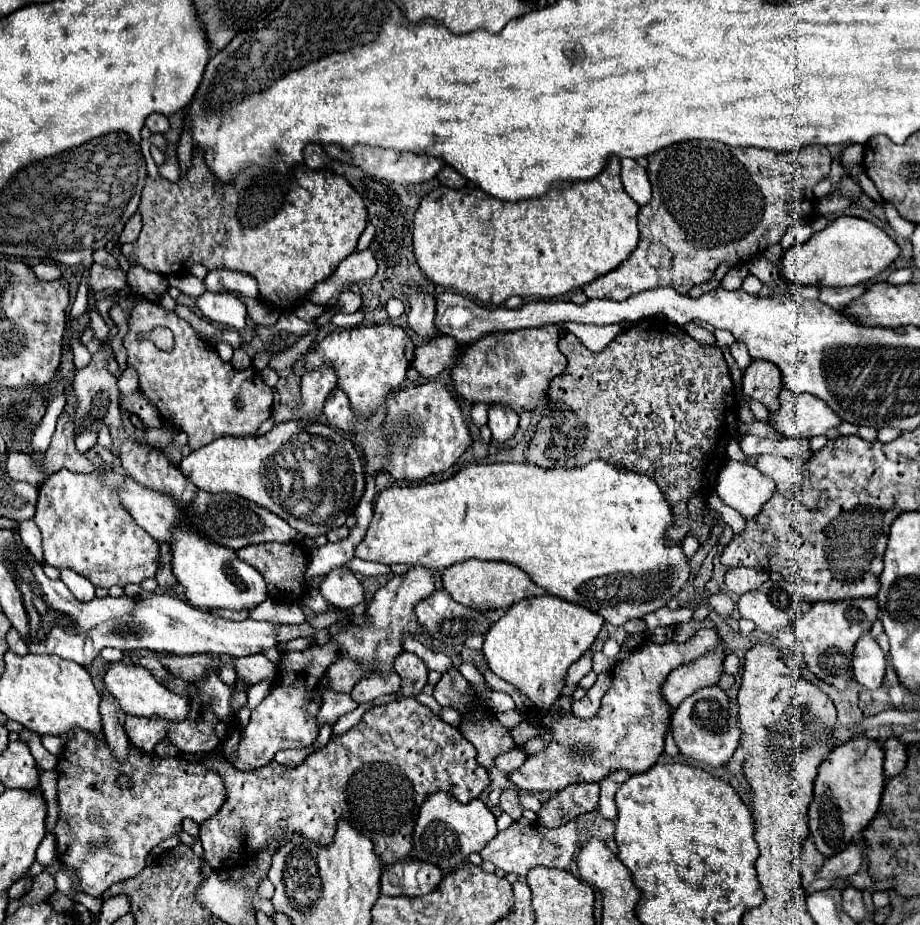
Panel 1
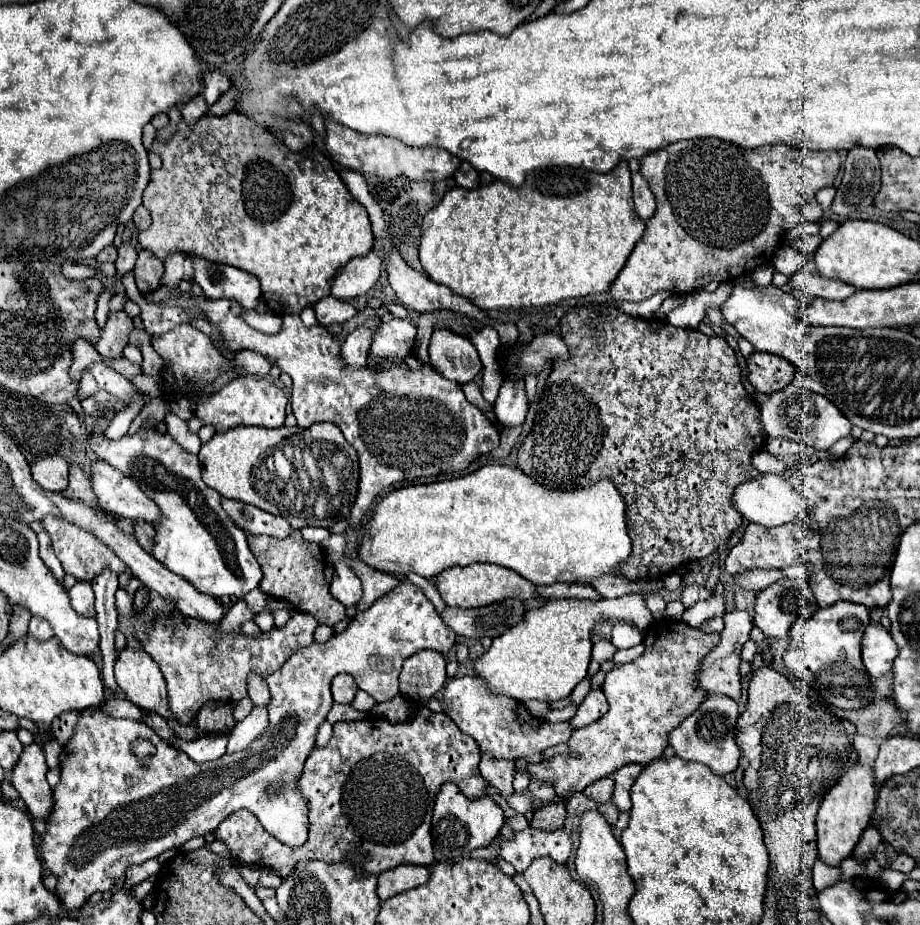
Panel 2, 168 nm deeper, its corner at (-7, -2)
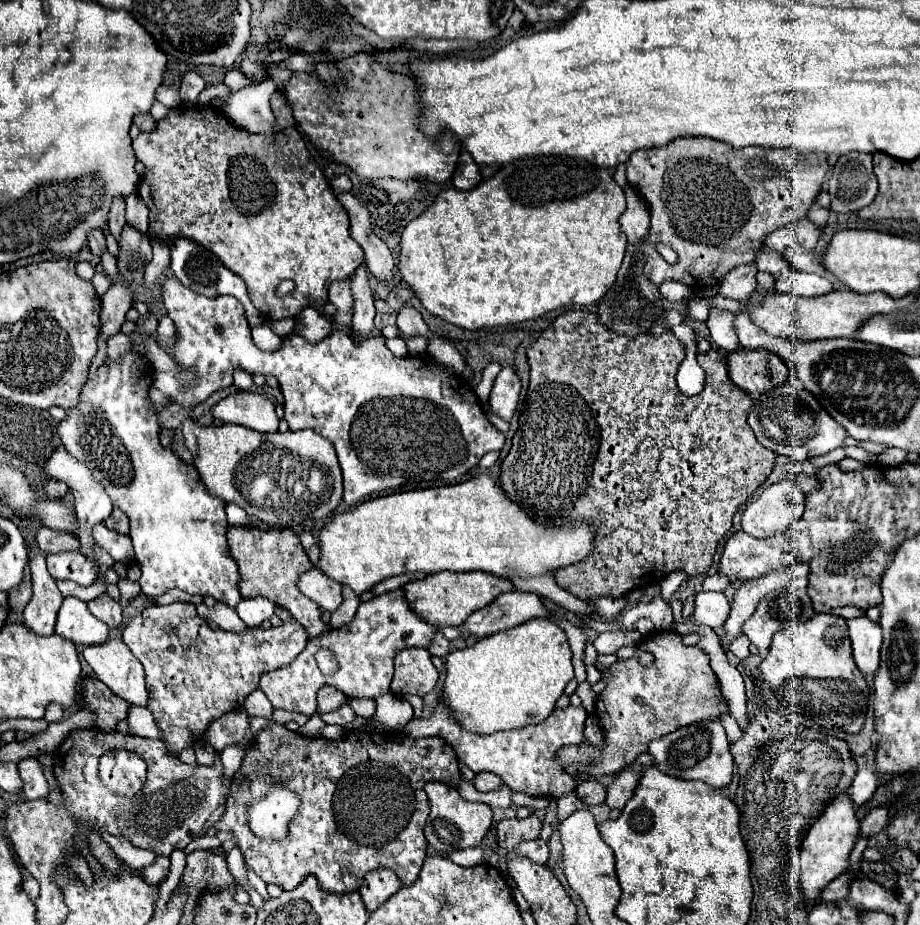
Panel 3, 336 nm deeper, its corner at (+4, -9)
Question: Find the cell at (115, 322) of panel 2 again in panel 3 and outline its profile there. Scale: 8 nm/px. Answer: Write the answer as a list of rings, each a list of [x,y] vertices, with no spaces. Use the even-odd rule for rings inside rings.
[[[114,282],[108,288],[108,292],[104,296],[100,296],[100,300],[102,300],[100,336],[108,336],[110,338],[110,336],[120,332],[120,326],[126,320],[126,312],[132,308],[134,294],[126,284]]]

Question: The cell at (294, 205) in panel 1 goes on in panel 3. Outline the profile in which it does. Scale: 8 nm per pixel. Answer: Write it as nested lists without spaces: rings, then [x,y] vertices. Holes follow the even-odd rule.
[[[182,104],[178,108],[172,108],[168,112],[166,118],[162,118],[156,126],[154,132],[140,132],[140,136],[132,142],[134,150],[136,150],[136,156],[138,160],[146,166],[146,174],[142,176],[140,180],[140,186],[138,186],[138,194],[140,198],[144,200],[144,204],[148,206],[150,210],[150,228],[148,228],[148,236],[150,238],[162,238],[162,240],[172,240],[172,238],[192,238],[196,242],[200,242],[204,248],[208,248],[210,252],[214,252],[226,268],[230,268],[232,272],[236,272],[242,280],[246,280],[246,286],[248,286],[248,294],[250,294],[250,300],[252,304],[260,310],[260,314],[266,318],[266,320],[282,320],[282,318],[294,318],[302,308],[306,306],[314,306],[316,310],[324,310],[324,304],[328,302],[328,288],[334,280],[346,280],[350,278],[356,268],[364,262],[364,252],[362,248],[352,240],[350,236],[350,226],[348,226],[348,214],[344,212],[342,204],[336,200],[334,192],[332,192],[332,186],[328,184],[328,180],[324,178],[322,170],[318,168],[318,164],[314,160],[306,162],[306,164],[296,164],[292,160],[292,152],[302,152],[302,146],[298,148],[294,138],[302,138],[296,128],[286,128],[282,132],[276,132],[276,136],[272,134],[250,134],[246,130],[240,130],[236,128],[220,110],[212,108],[212,106],[200,106],[200,104]],[[282,280],[292,280],[296,284],[296,288],[278,298],[274,294],[276,286],[282,282]]]

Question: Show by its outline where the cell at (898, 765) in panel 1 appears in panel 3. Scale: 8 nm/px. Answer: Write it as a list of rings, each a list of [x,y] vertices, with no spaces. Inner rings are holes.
[[[860,766],[858,774],[848,790],[848,796],[854,802],[854,806],[862,806],[866,800],[872,798],[876,788],[878,788],[878,774],[872,772],[868,766]]]

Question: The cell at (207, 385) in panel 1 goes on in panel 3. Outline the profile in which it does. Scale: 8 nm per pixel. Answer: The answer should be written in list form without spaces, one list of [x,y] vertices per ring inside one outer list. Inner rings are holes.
[[[254,392],[230,394],[212,408],[212,414],[224,424],[240,424],[256,432],[278,430],[278,416],[274,412],[274,404],[266,396]]]

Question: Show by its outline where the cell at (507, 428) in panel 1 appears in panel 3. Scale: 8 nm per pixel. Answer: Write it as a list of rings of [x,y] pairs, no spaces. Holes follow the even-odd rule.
[[[504,366],[500,374],[496,376],[492,394],[490,394],[490,410],[498,414],[504,420],[510,420],[516,404],[518,404],[518,394],[520,394],[520,376],[514,368]]]

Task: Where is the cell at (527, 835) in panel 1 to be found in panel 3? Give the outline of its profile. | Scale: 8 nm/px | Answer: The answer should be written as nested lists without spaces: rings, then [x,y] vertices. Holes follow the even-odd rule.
[[[536,838],[536,840],[528,840],[528,842],[518,844],[518,846],[508,854],[508,860],[510,860],[510,856],[514,856],[514,854],[522,854],[522,856],[530,858],[530,860],[536,862],[536,864],[546,864],[548,852],[550,852],[550,850],[548,850],[548,844],[546,844],[542,838]]]

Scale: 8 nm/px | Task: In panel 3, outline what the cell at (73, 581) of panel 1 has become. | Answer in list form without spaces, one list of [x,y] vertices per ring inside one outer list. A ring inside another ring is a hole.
[[[64,598],[62,608],[58,610],[54,632],[62,638],[72,640],[74,644],[92,646],[106,642],[110,628],[90,614],[86,602],[78,598]]]

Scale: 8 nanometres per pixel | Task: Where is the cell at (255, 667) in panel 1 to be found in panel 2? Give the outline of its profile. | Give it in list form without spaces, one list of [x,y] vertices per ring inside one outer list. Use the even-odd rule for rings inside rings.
[[[255,671],[249,673],[247,691],[249,691],[253,705],[267,705],[269,703],[269,689],[267,689],[265,677],[261,673],[255,673]]]

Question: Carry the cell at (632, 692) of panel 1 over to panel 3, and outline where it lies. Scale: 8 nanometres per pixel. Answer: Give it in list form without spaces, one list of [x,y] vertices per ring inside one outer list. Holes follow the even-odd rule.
[[[660,630],[658,634],[644,638],[638,648],[652,652],[654,662],[650,666],[642,666],[636,658],[614,662],[610,666],[606,688],[598,694],[596,708],[604,728],[604,746],[562,748],[558,758],[564,768],[578,764],[578,772],[594,776],[618,774],[640,754],[648,752],[648,744],[652,740],[690,724],[718,720],[724,712],[728,712],[718,678],[712,672],[704,650],[698,646],[684,646],[682,636],[670,630]],[[590,760],[596,760],[596,764],[586,766]]]

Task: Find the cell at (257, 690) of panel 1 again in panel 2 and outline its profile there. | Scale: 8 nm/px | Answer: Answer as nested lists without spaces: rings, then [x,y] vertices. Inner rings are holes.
[[[259,705],[253,707],[251,715],[247,715],[241,723],[237,723],[235,729],[231,731],[227,753],[247,749],[247,745],[251,745],[253,739],[259,739],[259,735],[267,731],[267,723],[269,723],[267,707],[259,707]]]

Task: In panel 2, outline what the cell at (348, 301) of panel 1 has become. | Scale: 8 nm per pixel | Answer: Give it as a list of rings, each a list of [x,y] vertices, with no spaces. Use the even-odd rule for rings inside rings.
[[[323,297],[313,305],[315,317],[321,325],[335,325],[335,323],[345,323],[357,315],[357,309],[349,301],[341,301],[335,297]]]

